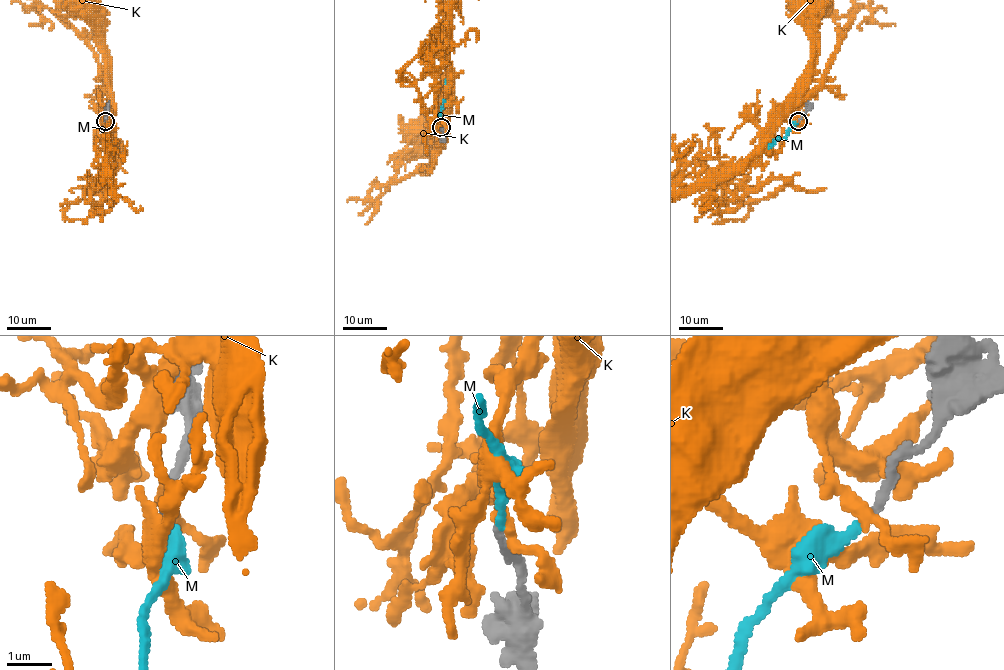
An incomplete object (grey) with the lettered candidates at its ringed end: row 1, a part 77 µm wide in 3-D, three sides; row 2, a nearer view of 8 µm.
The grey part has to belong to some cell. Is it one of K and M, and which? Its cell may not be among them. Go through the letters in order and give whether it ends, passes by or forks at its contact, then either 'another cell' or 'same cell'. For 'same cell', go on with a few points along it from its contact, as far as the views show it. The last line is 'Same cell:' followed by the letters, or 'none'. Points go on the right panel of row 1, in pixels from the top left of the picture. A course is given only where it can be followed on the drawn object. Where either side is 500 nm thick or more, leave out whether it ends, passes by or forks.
K: it forks; another cell
M: it ends; same cell
Same cell: M

